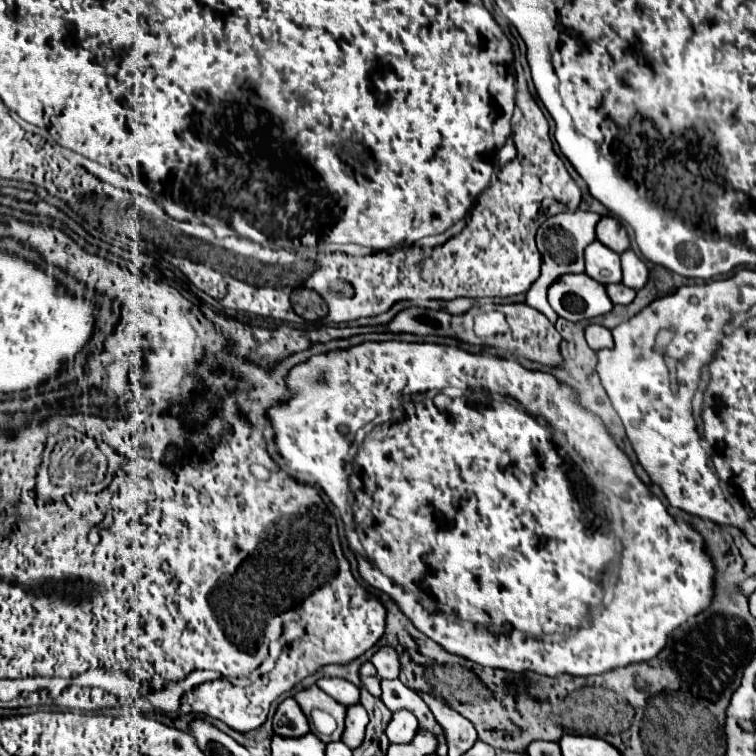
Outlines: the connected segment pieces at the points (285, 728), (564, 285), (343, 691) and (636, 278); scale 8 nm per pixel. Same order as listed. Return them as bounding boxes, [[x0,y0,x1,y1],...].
[[273,699,309,737],[549,275,613,321],[317,677,359,705],[621,249,649,289]]

